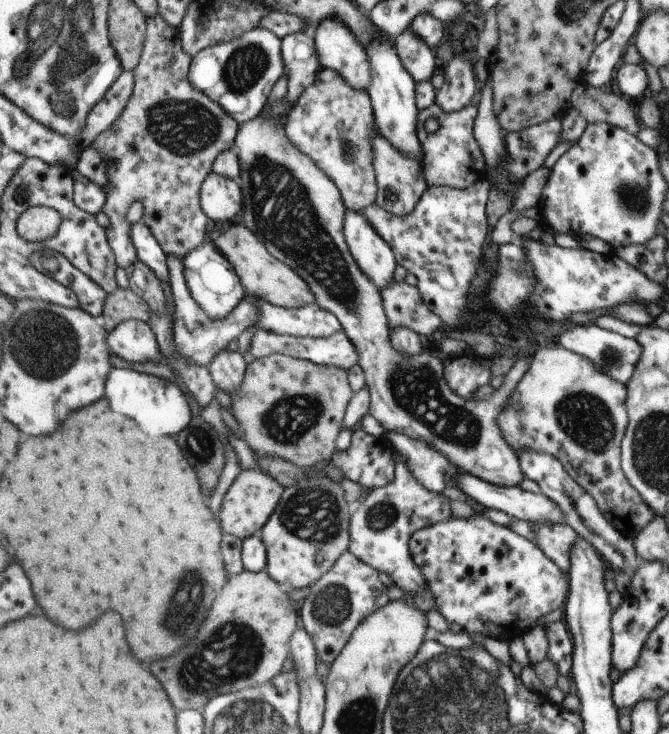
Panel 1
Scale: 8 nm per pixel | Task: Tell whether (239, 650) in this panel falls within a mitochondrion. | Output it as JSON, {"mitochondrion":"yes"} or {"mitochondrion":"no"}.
{"mitochondrion":"yes"}

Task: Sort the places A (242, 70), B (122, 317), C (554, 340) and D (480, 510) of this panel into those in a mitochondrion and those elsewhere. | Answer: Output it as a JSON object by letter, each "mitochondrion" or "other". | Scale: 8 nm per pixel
{"A":"mitochondrion","B":"other","C":"other","D":"other"}

